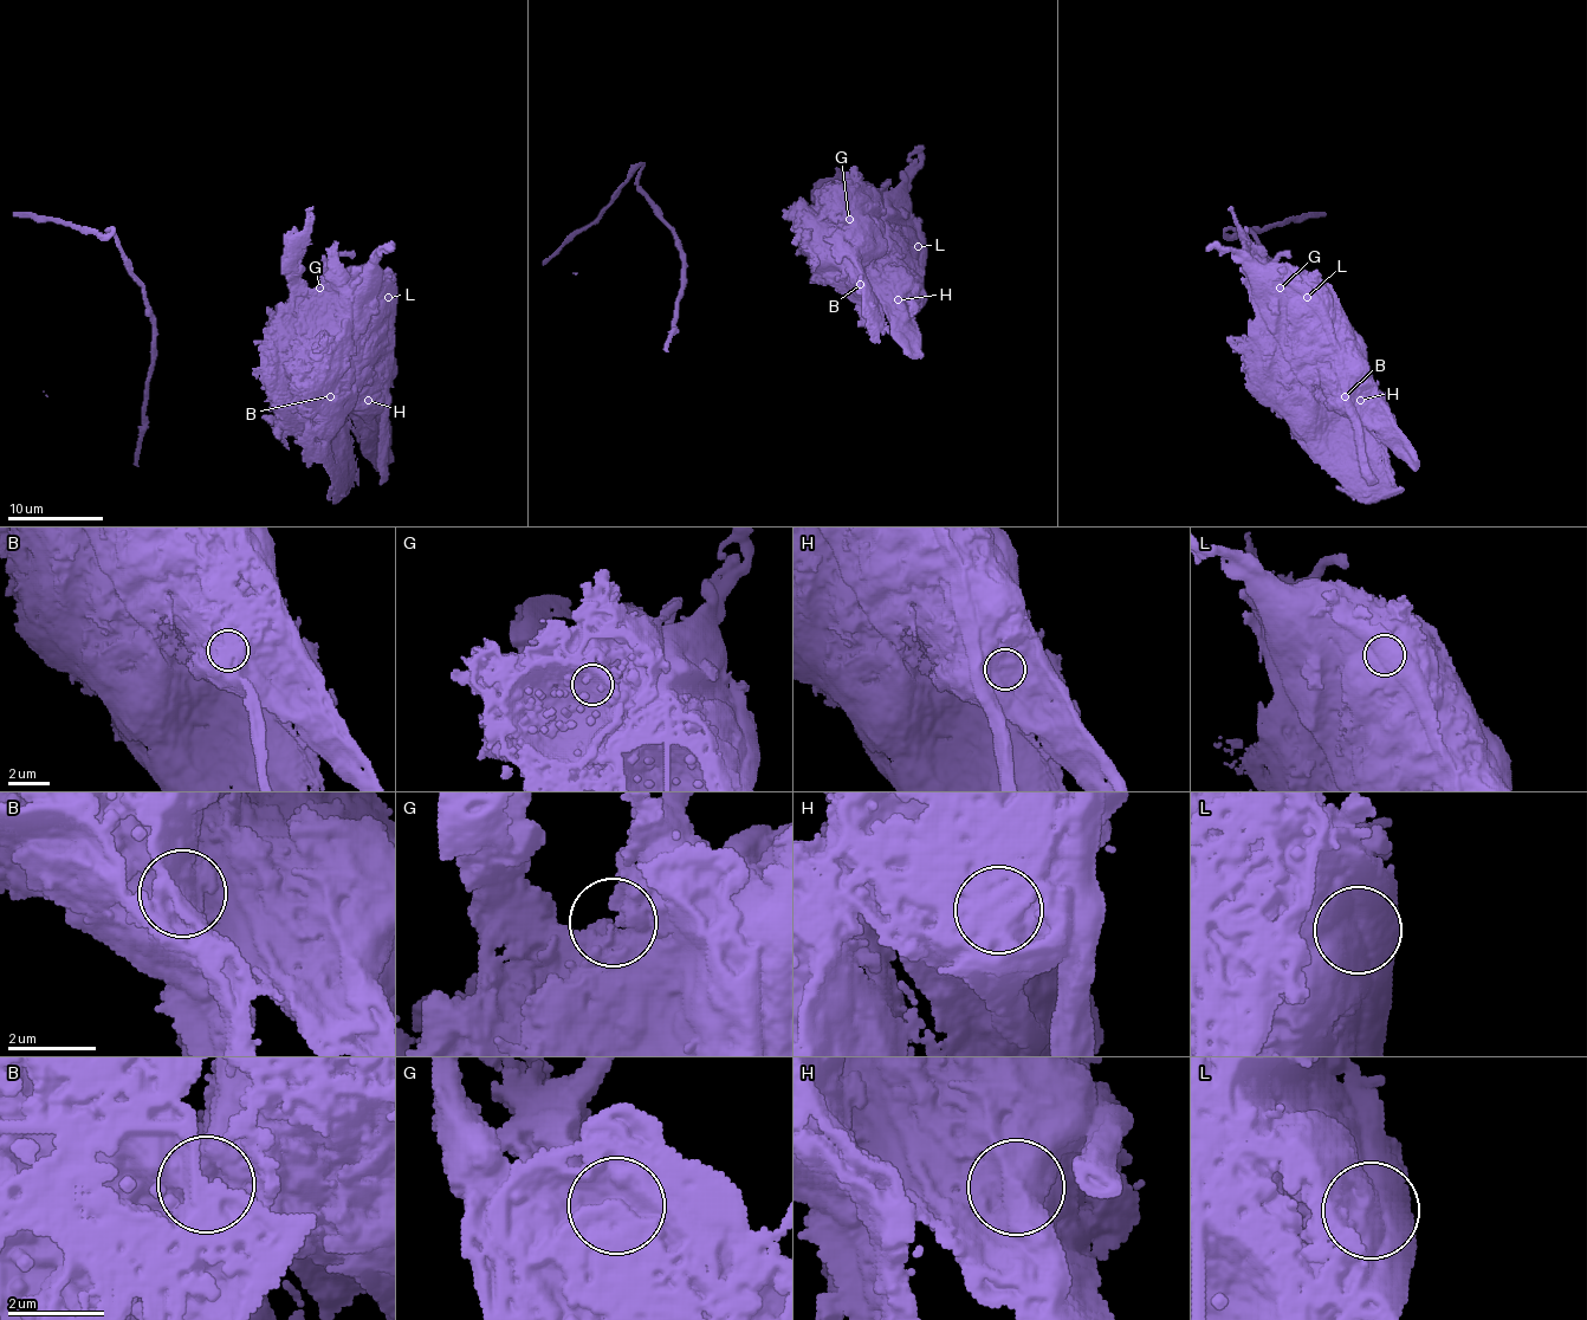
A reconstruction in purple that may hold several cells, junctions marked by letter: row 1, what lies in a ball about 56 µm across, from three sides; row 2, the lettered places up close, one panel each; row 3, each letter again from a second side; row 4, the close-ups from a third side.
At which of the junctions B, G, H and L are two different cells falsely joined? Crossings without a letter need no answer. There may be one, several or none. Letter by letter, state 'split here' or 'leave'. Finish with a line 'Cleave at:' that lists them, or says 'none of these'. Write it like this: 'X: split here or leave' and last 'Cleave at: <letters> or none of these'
B: split here
G: leave
H: leave
L: split here
Cleave at: B, L

